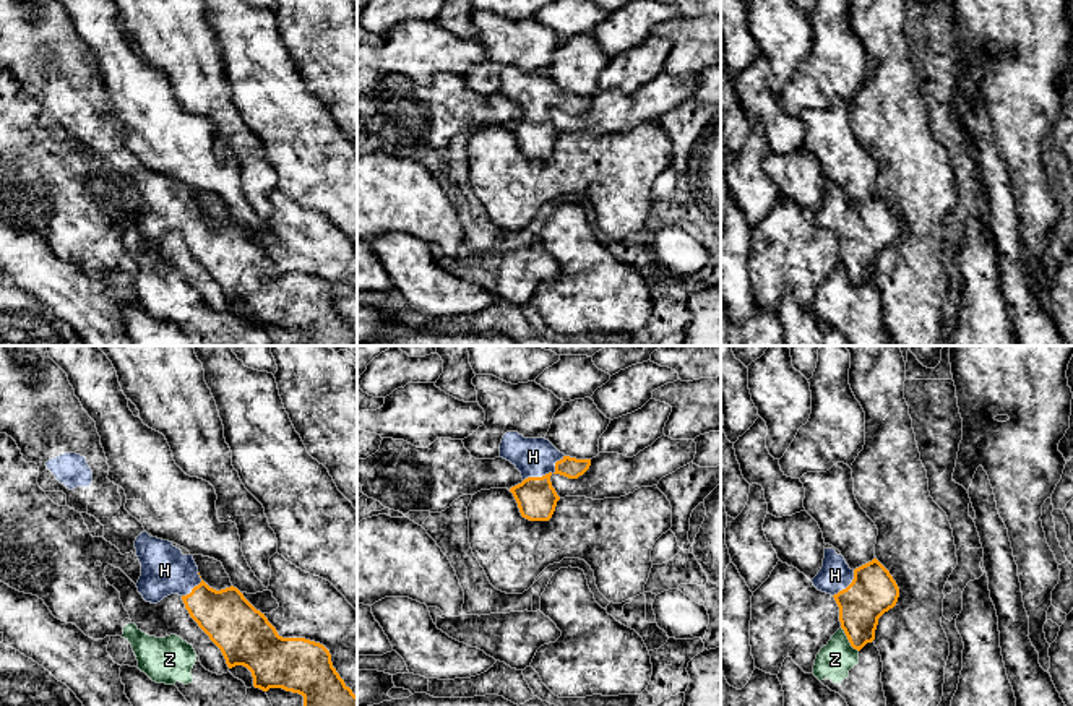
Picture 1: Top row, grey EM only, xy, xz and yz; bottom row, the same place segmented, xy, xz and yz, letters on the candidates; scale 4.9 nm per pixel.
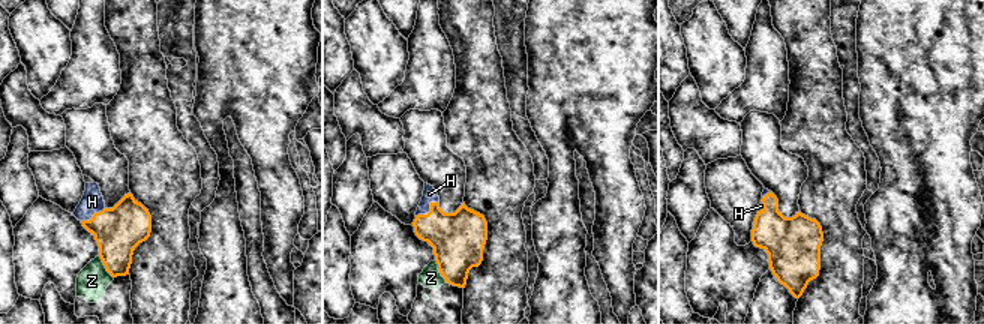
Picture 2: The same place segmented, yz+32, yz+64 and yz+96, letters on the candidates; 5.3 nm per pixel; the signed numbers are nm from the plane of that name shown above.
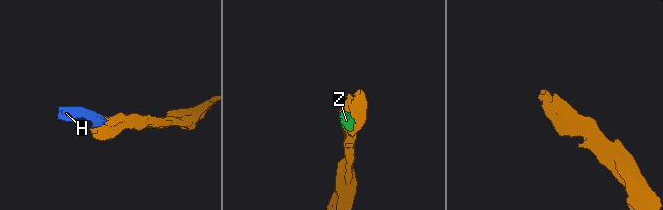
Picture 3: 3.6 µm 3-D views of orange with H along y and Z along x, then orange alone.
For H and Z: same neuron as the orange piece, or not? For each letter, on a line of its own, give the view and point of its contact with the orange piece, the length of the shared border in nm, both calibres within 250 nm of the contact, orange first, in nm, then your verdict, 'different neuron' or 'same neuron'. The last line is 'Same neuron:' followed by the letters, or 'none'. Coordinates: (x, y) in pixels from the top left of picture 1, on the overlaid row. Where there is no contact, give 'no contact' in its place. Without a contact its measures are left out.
H: meets orange in xz at (546, 474); contact 240 nm long; 200 nm thick on the orange side, 190 nm on the other; same neuron
Z: meets orange in yz at (848, 638); contact 150 nm long; 220 nm thick on the orange side, 170 nm on the other; different neuron
Same neuron: H

